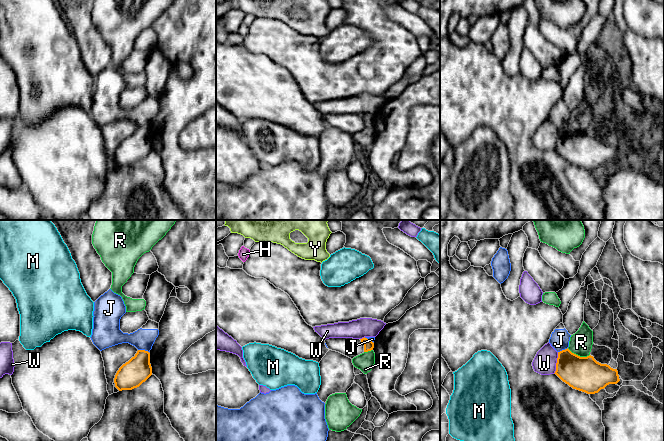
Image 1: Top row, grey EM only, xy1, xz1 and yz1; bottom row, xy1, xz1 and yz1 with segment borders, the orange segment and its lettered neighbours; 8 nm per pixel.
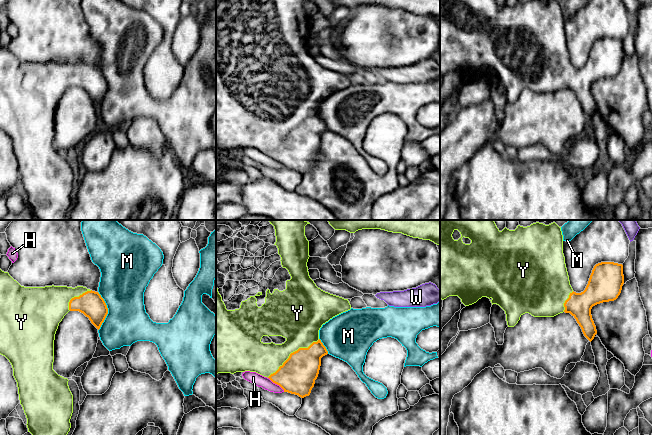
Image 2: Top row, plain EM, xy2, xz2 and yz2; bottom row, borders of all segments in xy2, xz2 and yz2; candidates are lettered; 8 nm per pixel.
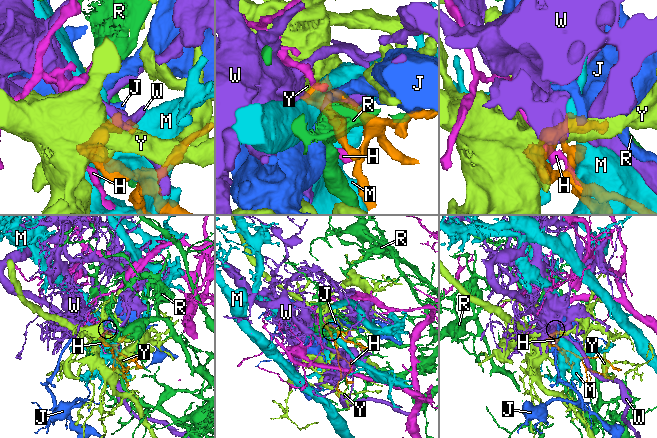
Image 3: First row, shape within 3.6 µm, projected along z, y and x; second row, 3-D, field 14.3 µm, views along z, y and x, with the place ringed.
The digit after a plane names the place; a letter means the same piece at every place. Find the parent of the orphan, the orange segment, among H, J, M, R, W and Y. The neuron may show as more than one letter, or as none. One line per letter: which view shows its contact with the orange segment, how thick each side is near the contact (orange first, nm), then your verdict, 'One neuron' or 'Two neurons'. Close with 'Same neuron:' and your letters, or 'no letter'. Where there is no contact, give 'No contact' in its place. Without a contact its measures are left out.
H: Touches orange in xz2. Thickness 300 nm (orange) against 90 nm. Two neurons
J: Touches orange in xy1. Thickness 220 nm (orange) against 180 nm. Two neurons
M: Touches orange in xy2. Thickness 200 nm (orange) against 360 nm. Two neurons
R: Touches orange in yz1. Thickness 280 nm (orange) against 180 nm. Two neurons
W: Touches orange in yz1. Thickness 280 nm (orange) against 190 nm. Two neurons
Y: Touches orange in xz2. Thickness 300 nm (orange) against 340 nm. One neuron
Same neuron: Y

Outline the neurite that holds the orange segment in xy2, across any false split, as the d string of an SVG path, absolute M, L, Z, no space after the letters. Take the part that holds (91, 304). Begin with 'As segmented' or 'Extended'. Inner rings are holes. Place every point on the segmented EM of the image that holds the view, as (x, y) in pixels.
Extended. M0 269L0 354L12 365L20 404L27 418L28 432L32 435L67 435L71 428L73 395L68 386L69 380L53 370L55 334L59 323L69 311L83 313L98 330L108 314L107 305L98 292L83 286L24 287L8 272Z

